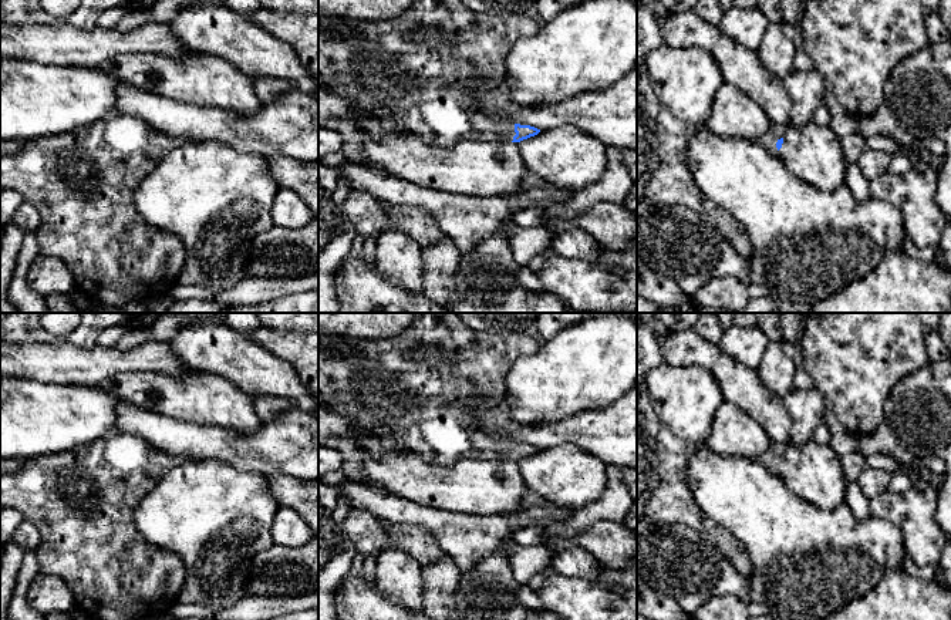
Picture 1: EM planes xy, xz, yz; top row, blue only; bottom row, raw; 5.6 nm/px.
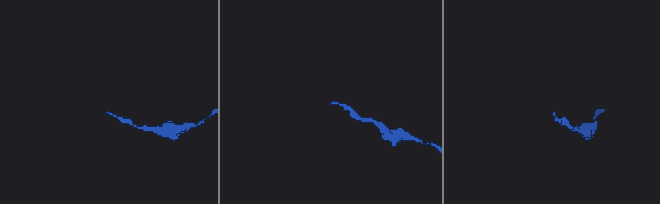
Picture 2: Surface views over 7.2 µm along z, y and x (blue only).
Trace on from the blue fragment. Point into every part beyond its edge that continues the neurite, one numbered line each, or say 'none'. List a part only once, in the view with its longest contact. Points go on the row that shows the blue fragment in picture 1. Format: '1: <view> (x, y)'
1: xz (410, 90)

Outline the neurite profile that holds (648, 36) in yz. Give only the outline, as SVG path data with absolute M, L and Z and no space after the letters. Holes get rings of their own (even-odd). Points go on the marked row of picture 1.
M637 6L637 202L658 168L658 114L662 109L648 81L645 55L662 43L660 20L644 6Z

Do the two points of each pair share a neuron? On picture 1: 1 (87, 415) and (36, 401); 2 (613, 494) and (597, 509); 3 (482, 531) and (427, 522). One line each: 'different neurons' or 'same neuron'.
1: same neuron
2: same neuron
3: same neuron

